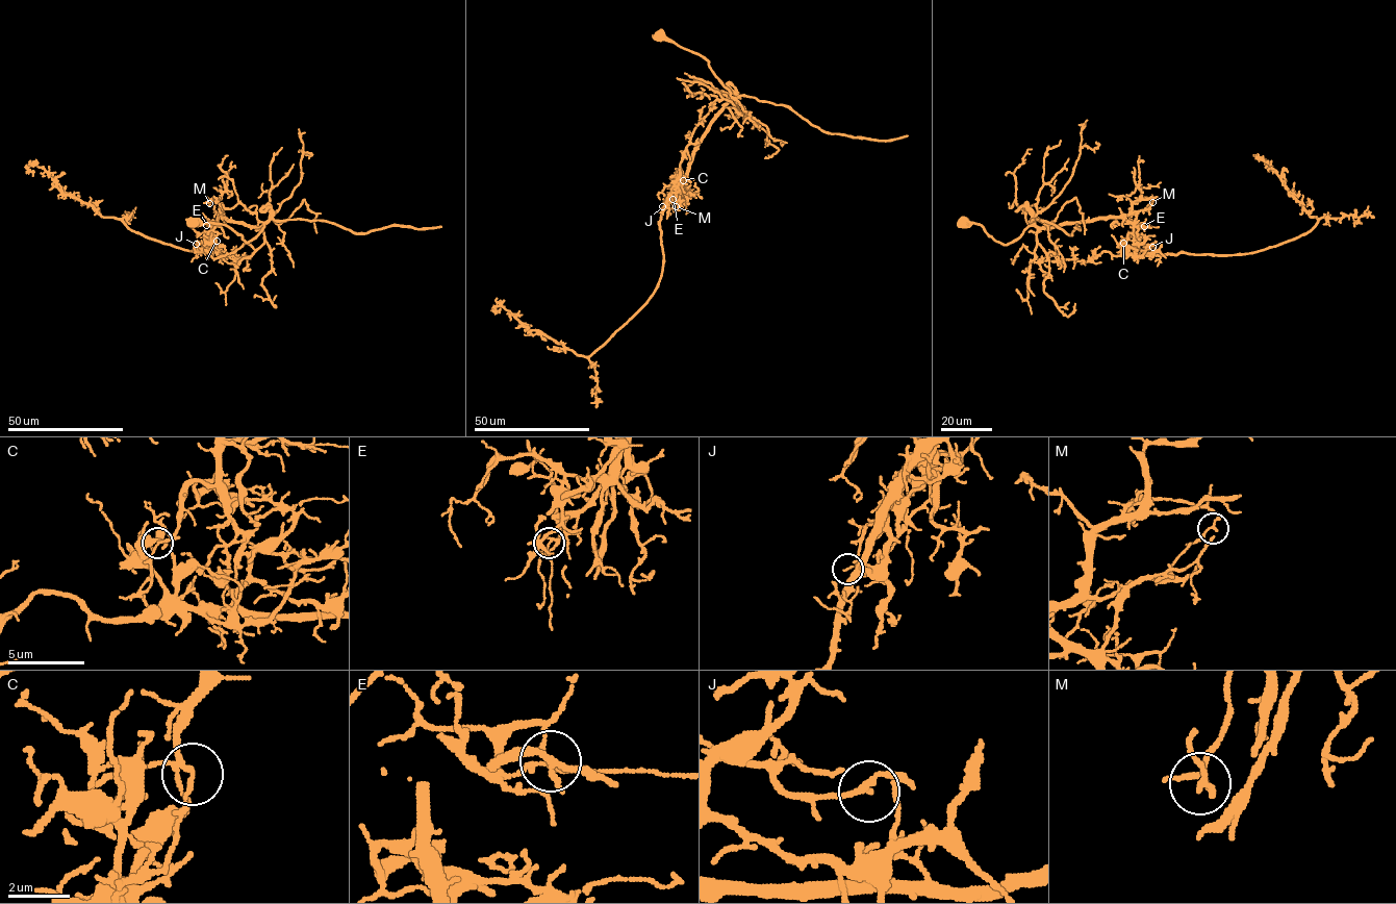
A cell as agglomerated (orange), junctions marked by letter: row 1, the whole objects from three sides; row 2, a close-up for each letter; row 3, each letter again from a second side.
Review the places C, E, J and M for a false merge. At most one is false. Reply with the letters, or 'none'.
C

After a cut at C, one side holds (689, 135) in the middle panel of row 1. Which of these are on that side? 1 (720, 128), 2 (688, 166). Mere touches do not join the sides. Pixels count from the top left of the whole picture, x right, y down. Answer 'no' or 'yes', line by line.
1: no
2: no

